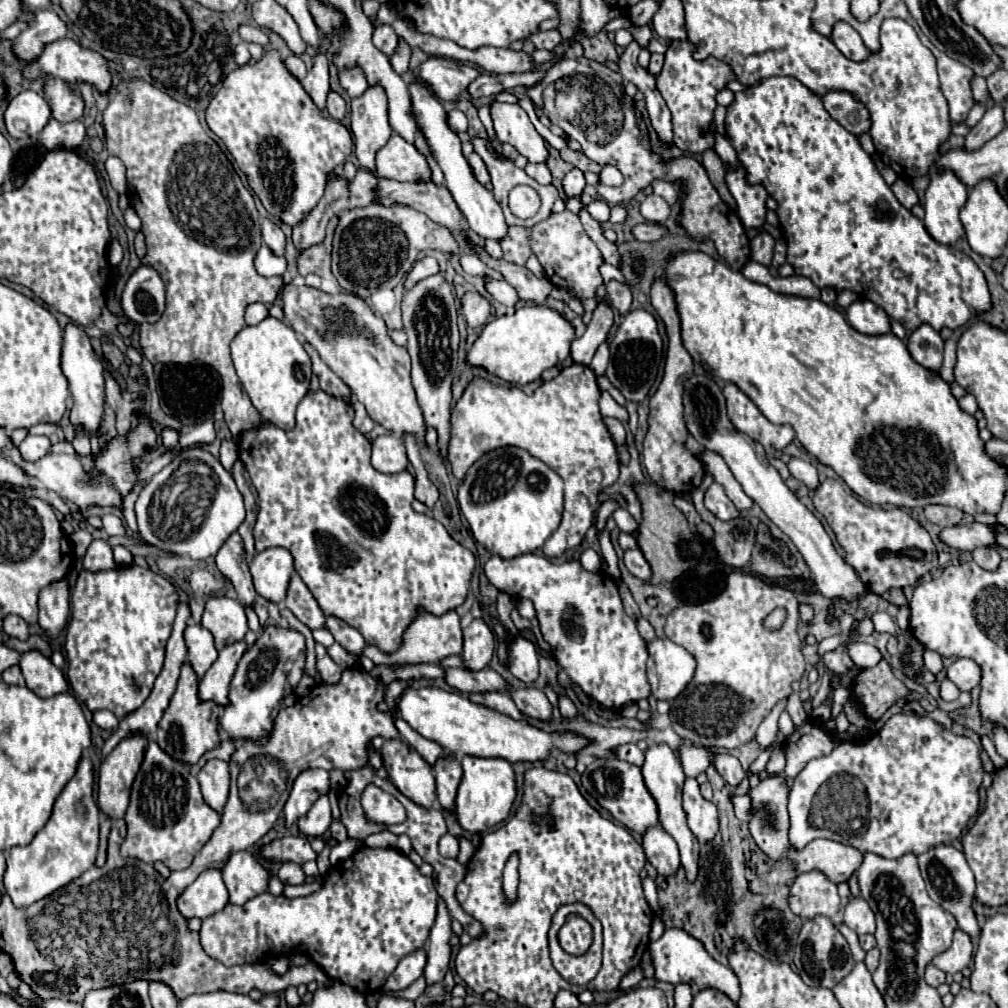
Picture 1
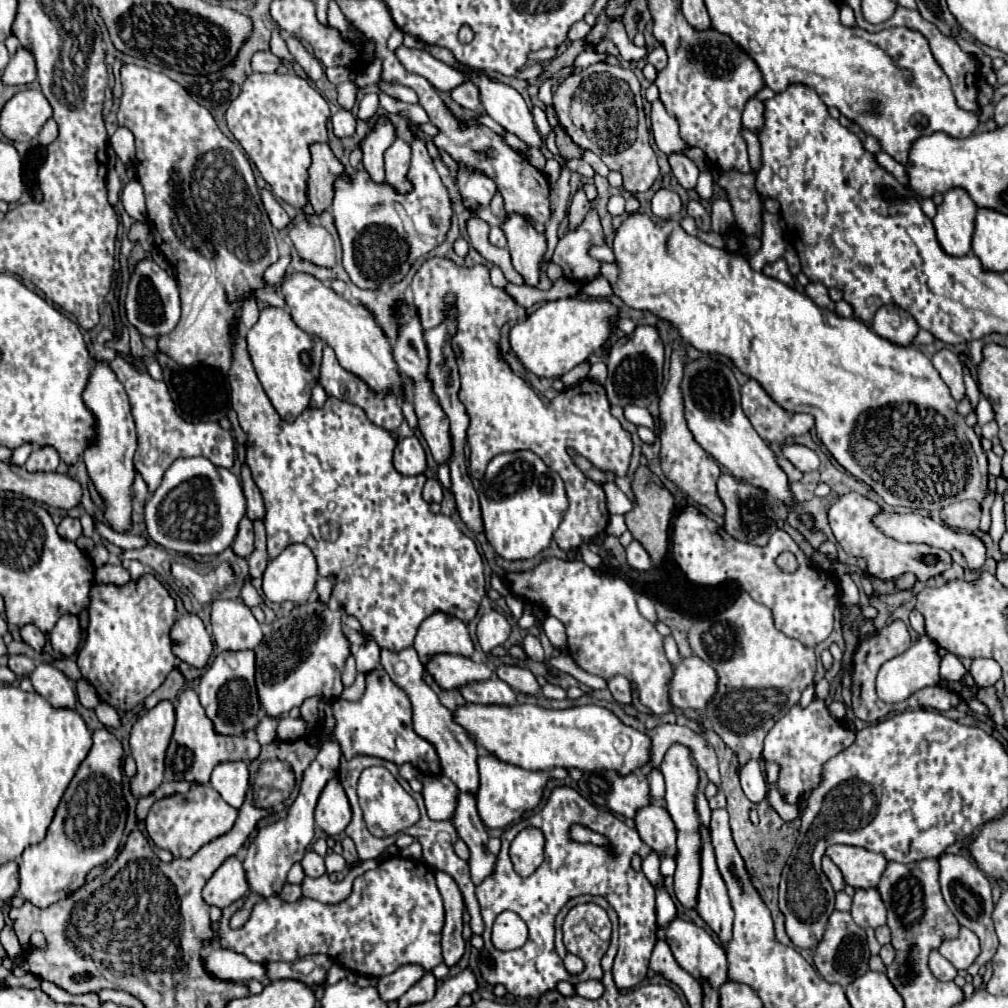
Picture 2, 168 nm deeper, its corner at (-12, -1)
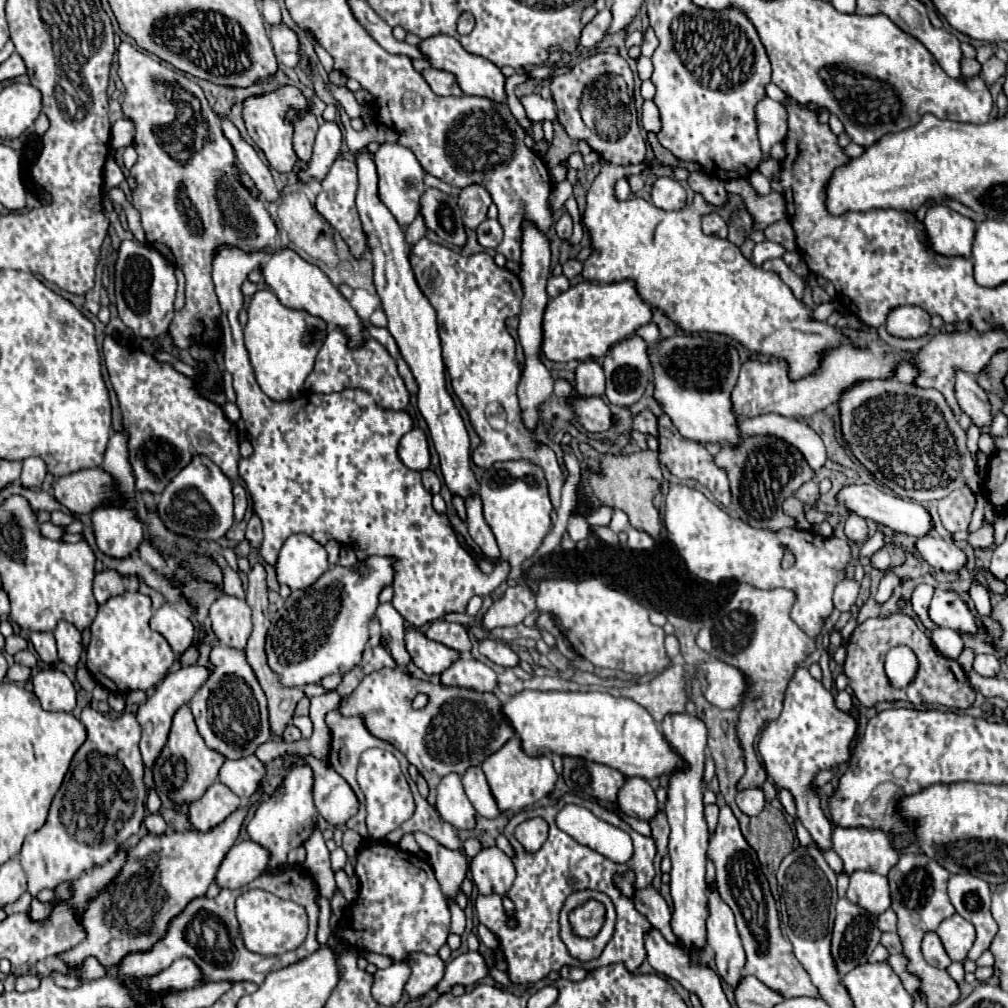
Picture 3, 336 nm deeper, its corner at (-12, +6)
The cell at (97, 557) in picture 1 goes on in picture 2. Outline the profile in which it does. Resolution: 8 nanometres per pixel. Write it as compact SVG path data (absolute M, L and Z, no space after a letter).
M105 563L103 567L95 569L95 583L115 583L115 585L125 585L129 581L129 571L123 565L111 565Z

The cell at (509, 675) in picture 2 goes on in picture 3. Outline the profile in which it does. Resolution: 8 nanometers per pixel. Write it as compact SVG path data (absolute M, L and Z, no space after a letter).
M493 638L479 640L479 652L483 656L487 656L491 662L505 666L505 668L519 664L519 656L505 642L499 642L499 640L493 640Z

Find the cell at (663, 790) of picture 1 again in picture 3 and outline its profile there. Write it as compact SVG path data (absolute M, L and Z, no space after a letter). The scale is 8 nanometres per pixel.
M717 890L709 894L709 918L707 918L707 944L715 950L715 962L719 976L737 988L743 978L745 950L735 926L733 912L721 902Z

